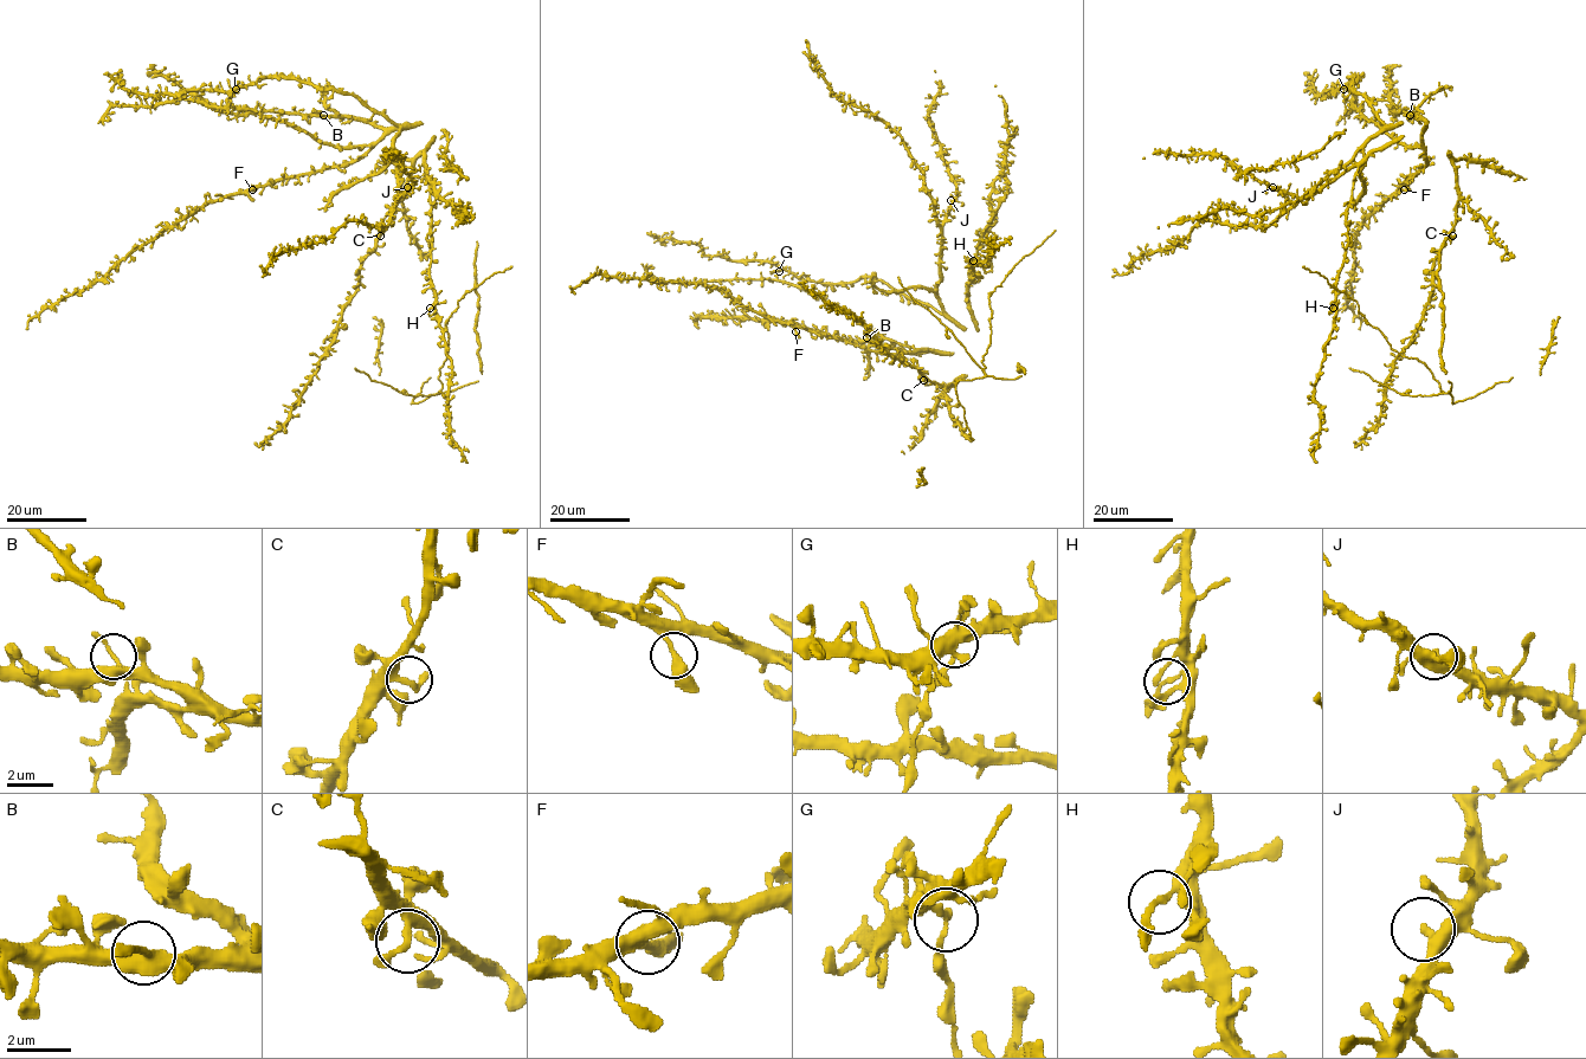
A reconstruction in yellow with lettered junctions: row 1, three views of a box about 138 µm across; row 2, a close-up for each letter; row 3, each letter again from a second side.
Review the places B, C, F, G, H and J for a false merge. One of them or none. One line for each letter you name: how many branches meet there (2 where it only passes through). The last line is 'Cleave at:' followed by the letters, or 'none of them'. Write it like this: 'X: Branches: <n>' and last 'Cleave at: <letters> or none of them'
G: Branches: 2
Cleave at: G

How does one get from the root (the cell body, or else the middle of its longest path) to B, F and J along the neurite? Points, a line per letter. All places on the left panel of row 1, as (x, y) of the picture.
B: (318, 86), (263, 78), (238, 86), (229, 103), (335, 146), (366, 146), (382, 133), (369, 123), (323, 115)
F: (318, 86), (263, 78), (238, 86), (229, 103), (283, 120), (322, 142), (371, 148), (350, 162), (252, 189)
J: (318, 86), (352, 94), (400, 127), (394, 143), (398, 195), (407, 187)

